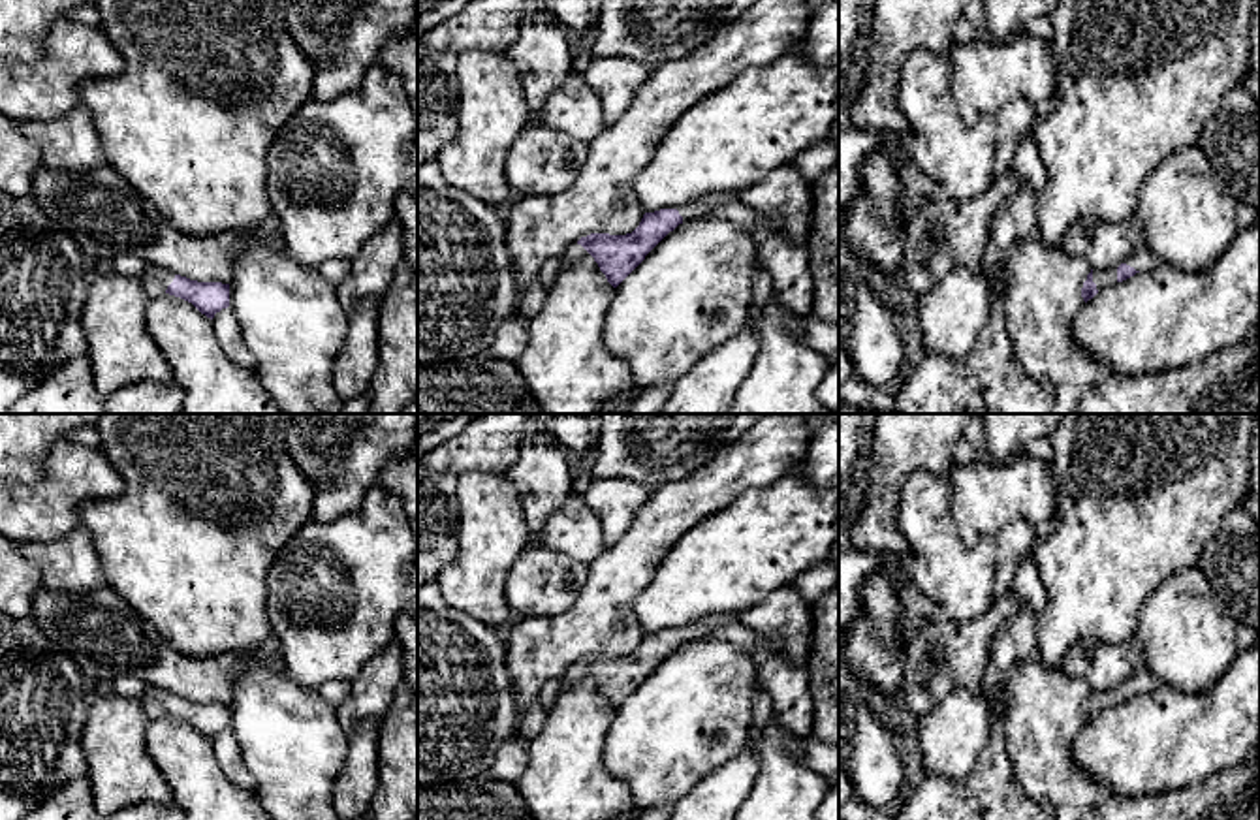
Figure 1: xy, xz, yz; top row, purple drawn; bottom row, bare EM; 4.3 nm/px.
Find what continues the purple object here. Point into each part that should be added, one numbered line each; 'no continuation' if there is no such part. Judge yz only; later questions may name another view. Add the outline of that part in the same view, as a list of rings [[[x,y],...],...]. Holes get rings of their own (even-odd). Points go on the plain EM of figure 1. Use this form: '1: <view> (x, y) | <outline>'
1: yz (1106, 698) | [[[1117,688],[1093,692],[1093,703],[1096,705],[1098,713],[1117,705]]]

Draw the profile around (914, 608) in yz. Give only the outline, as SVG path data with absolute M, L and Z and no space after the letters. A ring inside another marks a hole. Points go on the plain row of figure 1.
M910 551L899 559L899 623L891 628L890 638L895 645L910 643L912 638L925 626L929 626L929 615L933 613L933 604L923 596L923 592L910 581L906 568L910 564Z

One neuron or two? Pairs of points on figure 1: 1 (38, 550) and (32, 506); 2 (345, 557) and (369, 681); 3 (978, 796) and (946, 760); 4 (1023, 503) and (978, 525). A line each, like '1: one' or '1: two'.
1: two
2: two
3: two
4: one

